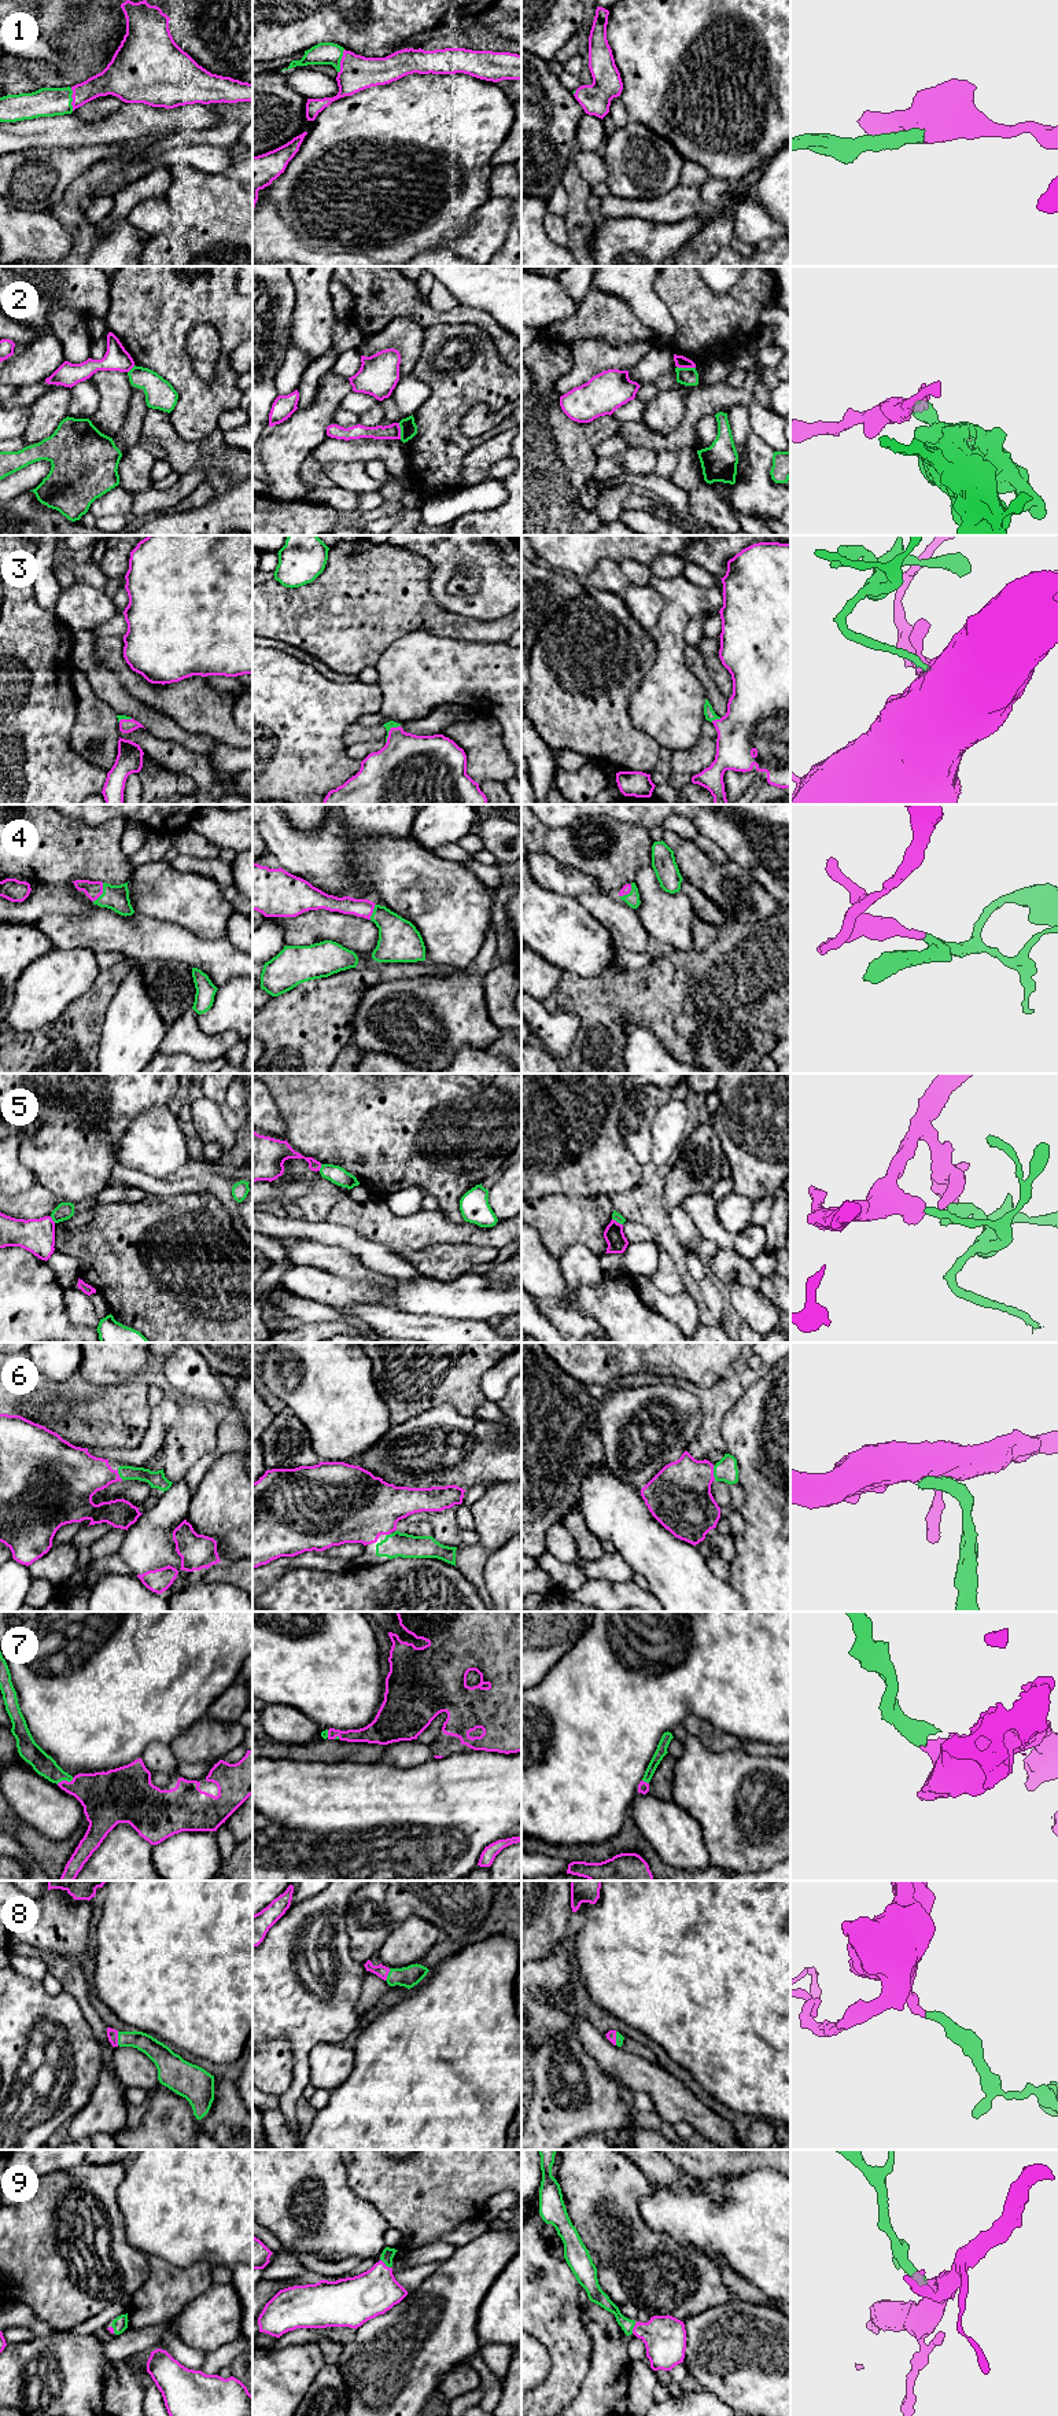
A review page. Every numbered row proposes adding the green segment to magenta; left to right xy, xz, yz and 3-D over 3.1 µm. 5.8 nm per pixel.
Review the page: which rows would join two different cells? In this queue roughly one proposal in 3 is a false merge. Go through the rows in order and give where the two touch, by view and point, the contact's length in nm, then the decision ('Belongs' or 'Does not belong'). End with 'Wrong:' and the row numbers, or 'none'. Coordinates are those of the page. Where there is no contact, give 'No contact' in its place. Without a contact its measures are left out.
1: Touches magenta at xz (341, 62). Shared border 150 nm. Belongs
2: Touches magenta at yz (686, 367). Shared border 110 nm. Does not belong
3: Touches magenta at xz (389, 732). Shared border 140 nm. Belongs
4: Touches magenta at xy (102, 892). Shared border 130 nm. Belongs
5: Touches magenta at xy (51, 1219). Shared border 50 nm. Does not belong
6: Touches magenta at yz (712, 1473). Shared border 90 nm. Belongs
7: Touches magenta at xy (65, 1781). Shared border 110 nm. Belongs
8: Touches magenta at xy (117, 2039). Shared border 80 nm. Belongs
9: Touches magenta at xz (384, 2264). Shared border 90 nm. Belongs
Wrong: 2, 5

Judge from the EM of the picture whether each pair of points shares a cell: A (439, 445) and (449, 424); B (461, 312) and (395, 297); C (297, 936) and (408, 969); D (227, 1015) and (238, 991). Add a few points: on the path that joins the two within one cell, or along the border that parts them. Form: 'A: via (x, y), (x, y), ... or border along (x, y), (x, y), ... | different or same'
A: via (439, 439), (439, 434), (443, 430) | same
B: via (445, 317), (430, 317), (412, 304) | same
C: border along (379, 962), (357, 967) | different
D: via (232, 1009), (238, 1004), (238, 997) | same

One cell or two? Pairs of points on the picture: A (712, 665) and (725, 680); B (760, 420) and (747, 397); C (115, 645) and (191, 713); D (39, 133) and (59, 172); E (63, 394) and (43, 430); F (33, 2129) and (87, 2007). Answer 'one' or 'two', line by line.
A: one
B: two
C: one
D: two
E: one
F: two

